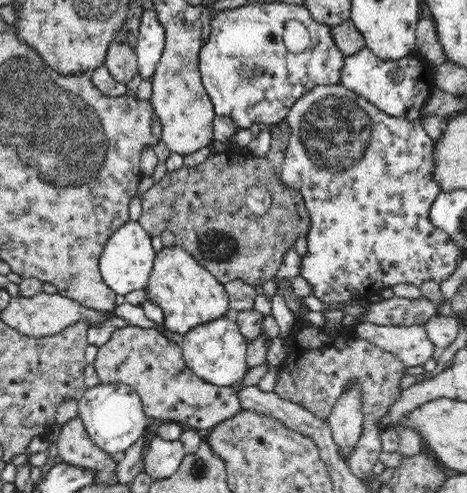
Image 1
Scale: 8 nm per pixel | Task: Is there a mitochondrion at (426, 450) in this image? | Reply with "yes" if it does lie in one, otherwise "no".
no

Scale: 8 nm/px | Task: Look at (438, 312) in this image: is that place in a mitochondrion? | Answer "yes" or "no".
no

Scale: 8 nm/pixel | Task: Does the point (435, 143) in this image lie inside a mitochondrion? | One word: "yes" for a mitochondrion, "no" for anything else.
no

